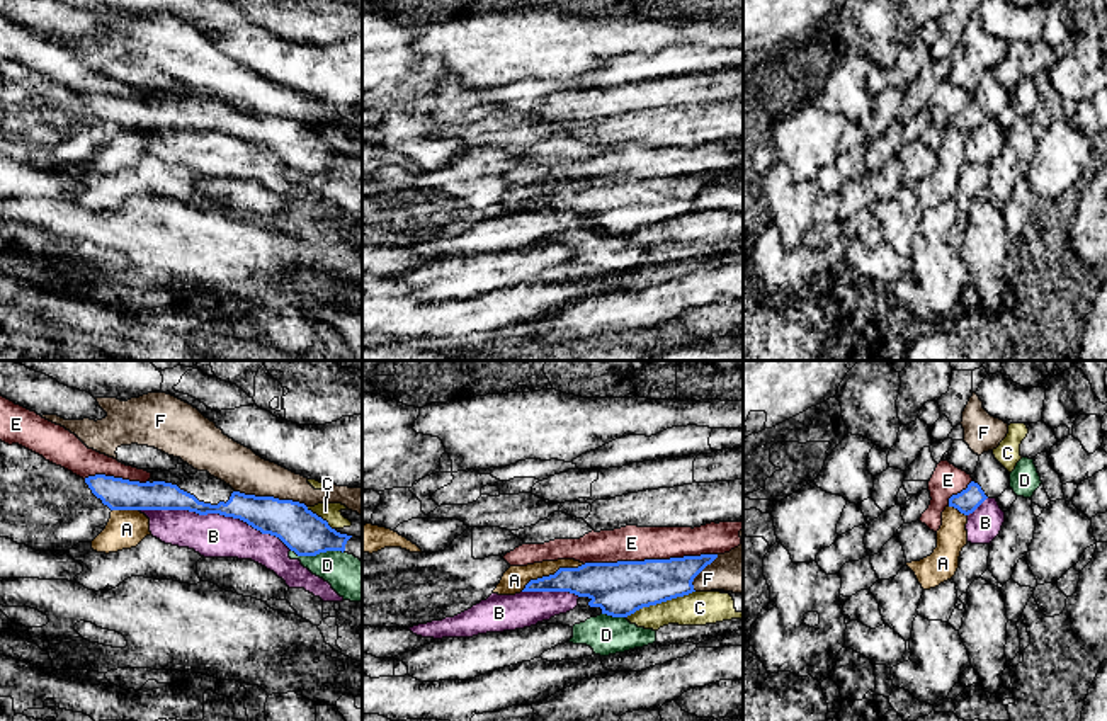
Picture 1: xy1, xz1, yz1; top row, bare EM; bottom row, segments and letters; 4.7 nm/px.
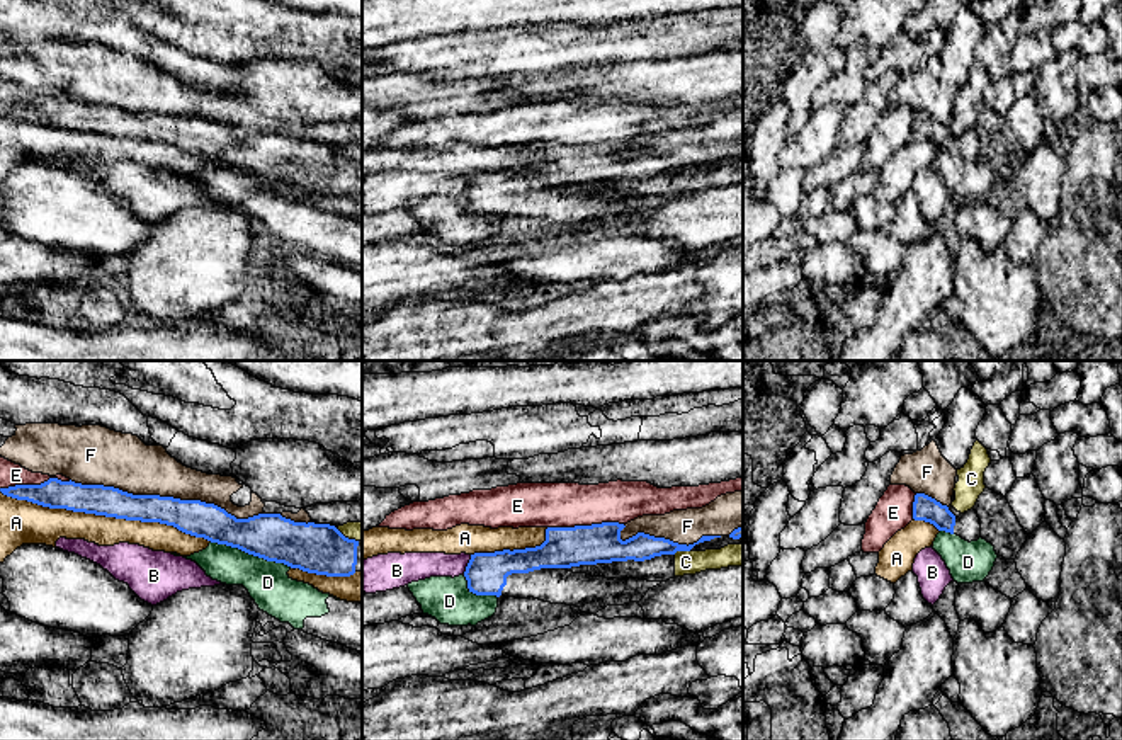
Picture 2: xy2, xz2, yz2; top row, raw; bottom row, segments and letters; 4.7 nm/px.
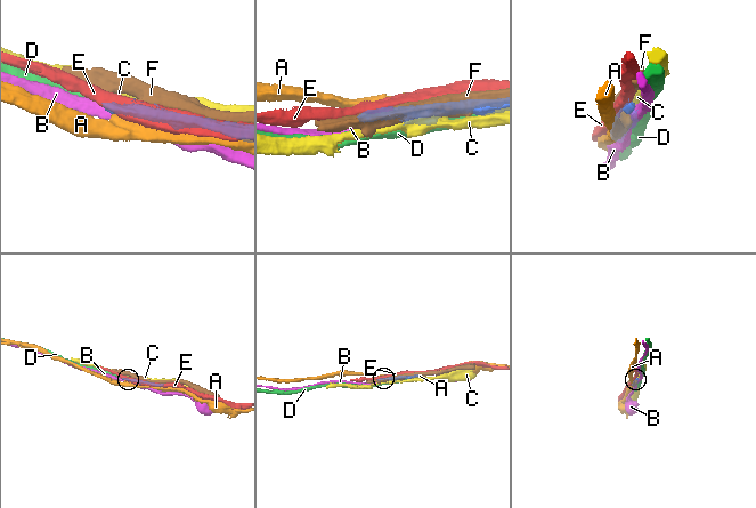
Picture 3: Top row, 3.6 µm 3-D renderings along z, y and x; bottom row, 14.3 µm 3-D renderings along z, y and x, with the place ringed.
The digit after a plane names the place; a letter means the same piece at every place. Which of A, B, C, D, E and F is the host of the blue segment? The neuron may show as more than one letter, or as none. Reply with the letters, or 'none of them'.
none of them

